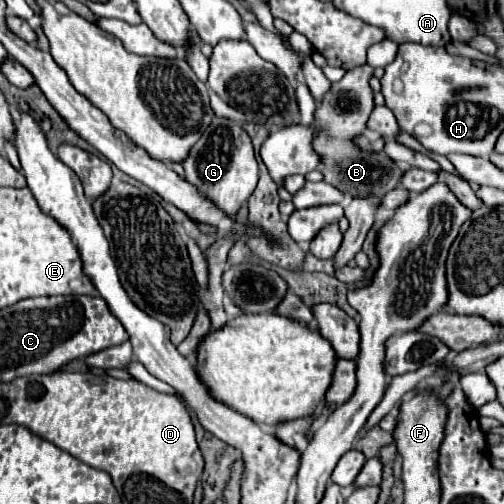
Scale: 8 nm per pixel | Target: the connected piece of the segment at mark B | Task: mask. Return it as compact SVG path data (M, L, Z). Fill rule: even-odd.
M364 64L356 70L348 70L340 82L332 84L332 90L324 96L322 104L316 110L318 134L314 140L314 148L318 154L322 154L324 182L336 186L338 190L342 190L348 196L382 198L386 192L396 188L396 184L400 182L400 178L408 166L394 164L390 158L386 158L382 154L370 156L370 152L360 152L350 142L356 134L366 130L366 120L374 108L372 88L368 84L372 76L374 76L374 68Z

